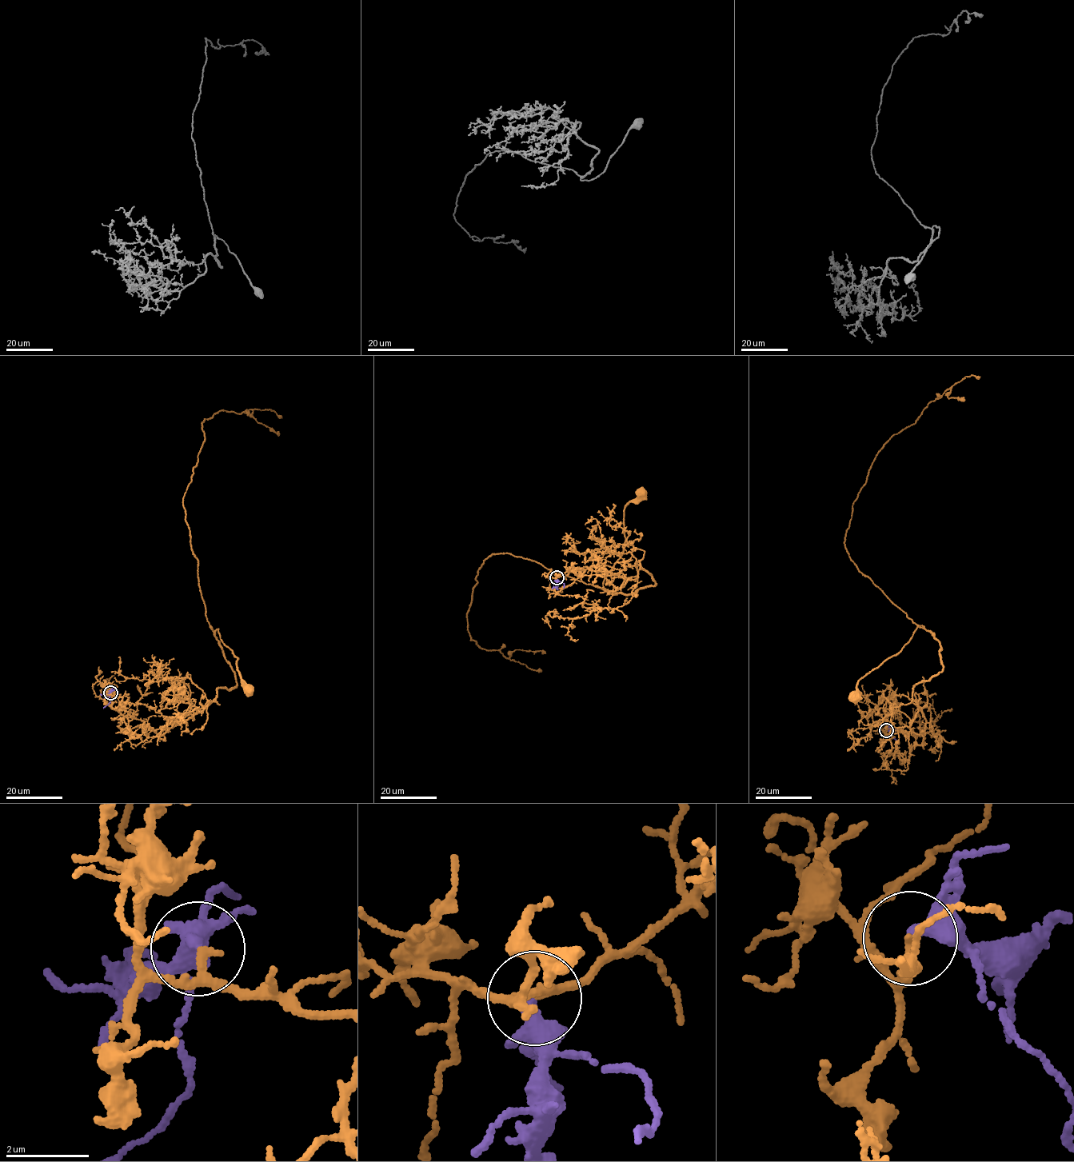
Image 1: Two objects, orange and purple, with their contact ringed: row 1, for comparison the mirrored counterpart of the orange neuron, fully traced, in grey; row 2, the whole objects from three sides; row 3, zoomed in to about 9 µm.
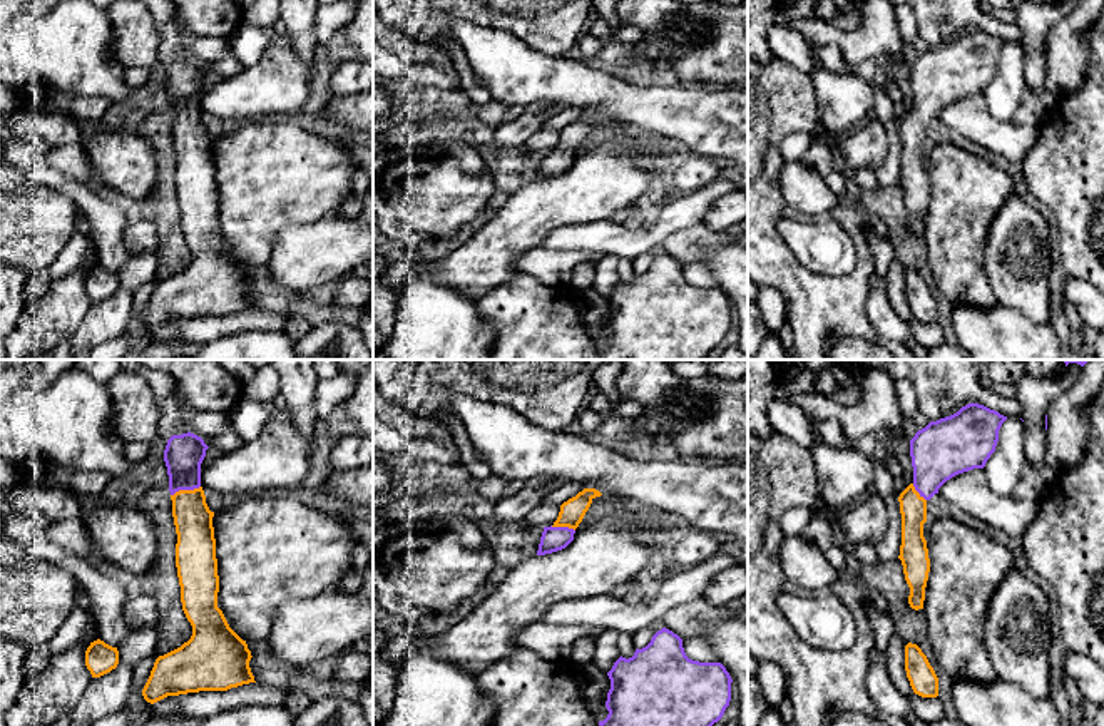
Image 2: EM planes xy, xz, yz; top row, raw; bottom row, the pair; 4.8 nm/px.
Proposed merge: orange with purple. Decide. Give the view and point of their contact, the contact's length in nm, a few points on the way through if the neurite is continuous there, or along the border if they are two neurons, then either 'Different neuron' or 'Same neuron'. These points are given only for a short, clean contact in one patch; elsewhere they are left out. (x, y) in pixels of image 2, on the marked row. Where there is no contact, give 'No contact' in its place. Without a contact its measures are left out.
Touches orange at xy (184, 490). Shared border 150 nm. Path across: xy (193, 519), (184, 490), (183, 455). Same neuron

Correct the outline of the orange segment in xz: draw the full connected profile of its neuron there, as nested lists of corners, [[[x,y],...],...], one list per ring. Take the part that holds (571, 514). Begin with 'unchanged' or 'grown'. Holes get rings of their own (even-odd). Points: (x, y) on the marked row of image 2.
grown; [[[584,488],[575,497],[564,502],[557,520],[550,527],[544,527],[537,555],[565,549],[574,540],[575,529],[582,522],[592,500],[601,495],[602,493],[595,488]]]

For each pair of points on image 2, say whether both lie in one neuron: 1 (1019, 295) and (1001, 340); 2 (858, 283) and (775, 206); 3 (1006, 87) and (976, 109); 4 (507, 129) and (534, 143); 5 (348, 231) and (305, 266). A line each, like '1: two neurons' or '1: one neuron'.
1: two neurons
2: one neuron
3: two neurons
4: two neurons
5: one neuron

